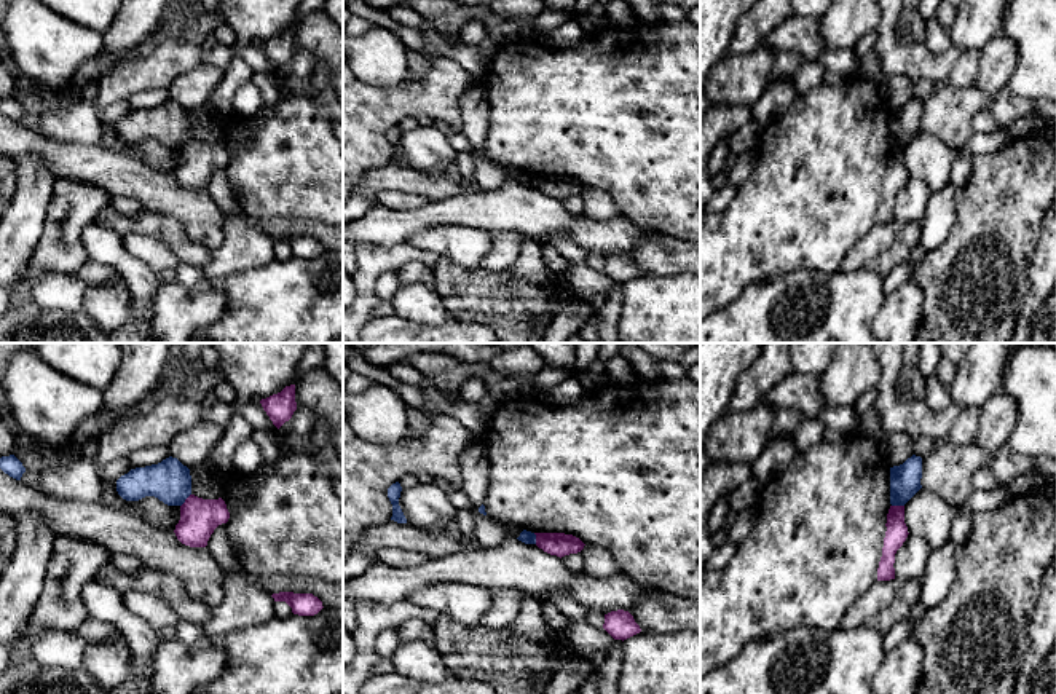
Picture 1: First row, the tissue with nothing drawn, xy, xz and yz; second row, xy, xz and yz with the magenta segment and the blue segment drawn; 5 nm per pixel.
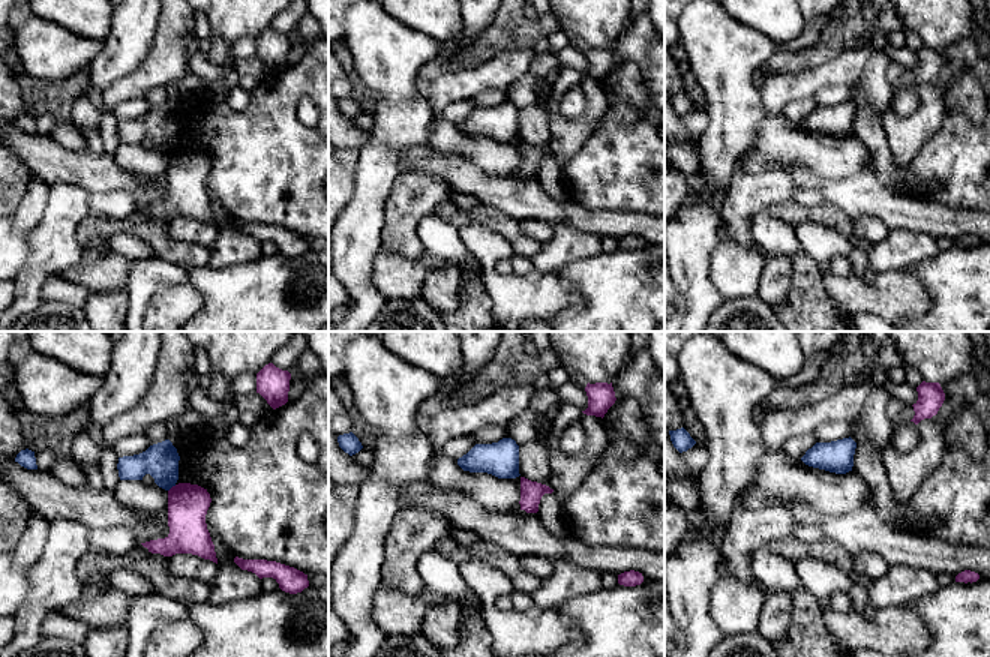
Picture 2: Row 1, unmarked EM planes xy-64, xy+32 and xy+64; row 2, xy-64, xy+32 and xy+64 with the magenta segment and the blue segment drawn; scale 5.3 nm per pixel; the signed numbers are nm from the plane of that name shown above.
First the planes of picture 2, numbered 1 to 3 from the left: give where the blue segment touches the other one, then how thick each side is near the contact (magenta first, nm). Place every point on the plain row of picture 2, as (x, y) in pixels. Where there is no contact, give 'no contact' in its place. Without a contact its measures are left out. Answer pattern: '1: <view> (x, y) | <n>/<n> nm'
1: xy-64 (171, 152) | 220/190 nm
2: no contact
3: no contact

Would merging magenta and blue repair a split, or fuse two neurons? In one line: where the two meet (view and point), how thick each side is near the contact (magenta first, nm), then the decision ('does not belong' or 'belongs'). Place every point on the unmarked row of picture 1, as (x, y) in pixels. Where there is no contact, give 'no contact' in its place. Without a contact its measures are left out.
contact xy (185, 142); calibres 190 and 220 nm; does not belong

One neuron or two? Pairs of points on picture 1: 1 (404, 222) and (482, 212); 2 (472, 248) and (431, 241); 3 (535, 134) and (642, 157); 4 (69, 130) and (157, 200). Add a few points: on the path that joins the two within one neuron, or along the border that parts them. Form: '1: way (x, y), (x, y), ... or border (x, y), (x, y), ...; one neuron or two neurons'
1: way (423, 217), (437, 212), (463, 212); one neuron
2: way (463, 246), (455, 241), (441, 241); one neuron
3: way (562, 134), (614, 134); one neuron
4: border (50, 138), (59, 142), (99, 145); two neurons

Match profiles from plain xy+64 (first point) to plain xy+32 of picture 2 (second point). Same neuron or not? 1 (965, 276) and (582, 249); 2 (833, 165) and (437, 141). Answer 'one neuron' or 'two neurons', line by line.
1: two neurons
2: one neuron

